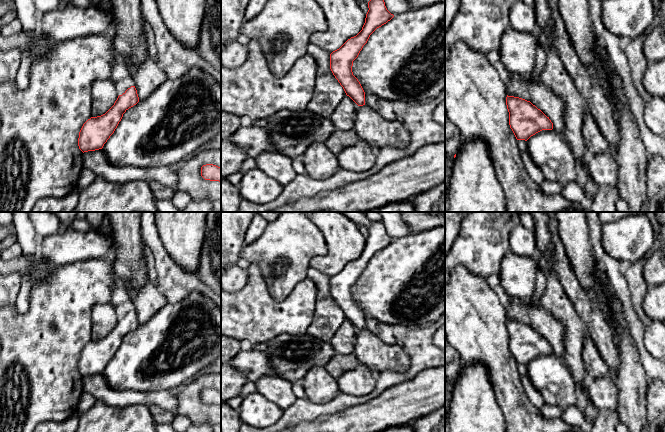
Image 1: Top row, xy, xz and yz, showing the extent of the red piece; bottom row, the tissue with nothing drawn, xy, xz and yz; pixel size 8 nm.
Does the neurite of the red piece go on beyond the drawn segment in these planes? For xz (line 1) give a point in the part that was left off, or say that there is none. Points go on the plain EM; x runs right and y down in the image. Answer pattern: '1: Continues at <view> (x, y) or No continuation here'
1: No continuation here

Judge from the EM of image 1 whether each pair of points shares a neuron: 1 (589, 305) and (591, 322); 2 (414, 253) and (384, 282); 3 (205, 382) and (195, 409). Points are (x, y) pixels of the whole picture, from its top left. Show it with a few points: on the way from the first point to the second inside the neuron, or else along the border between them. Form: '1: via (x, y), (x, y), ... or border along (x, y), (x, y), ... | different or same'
1: via (589, 309), (591, 318) | same
2: via (407, 260), (391, 276) | same
3: via (198, 388), (195, 391), (195, 402) | same

